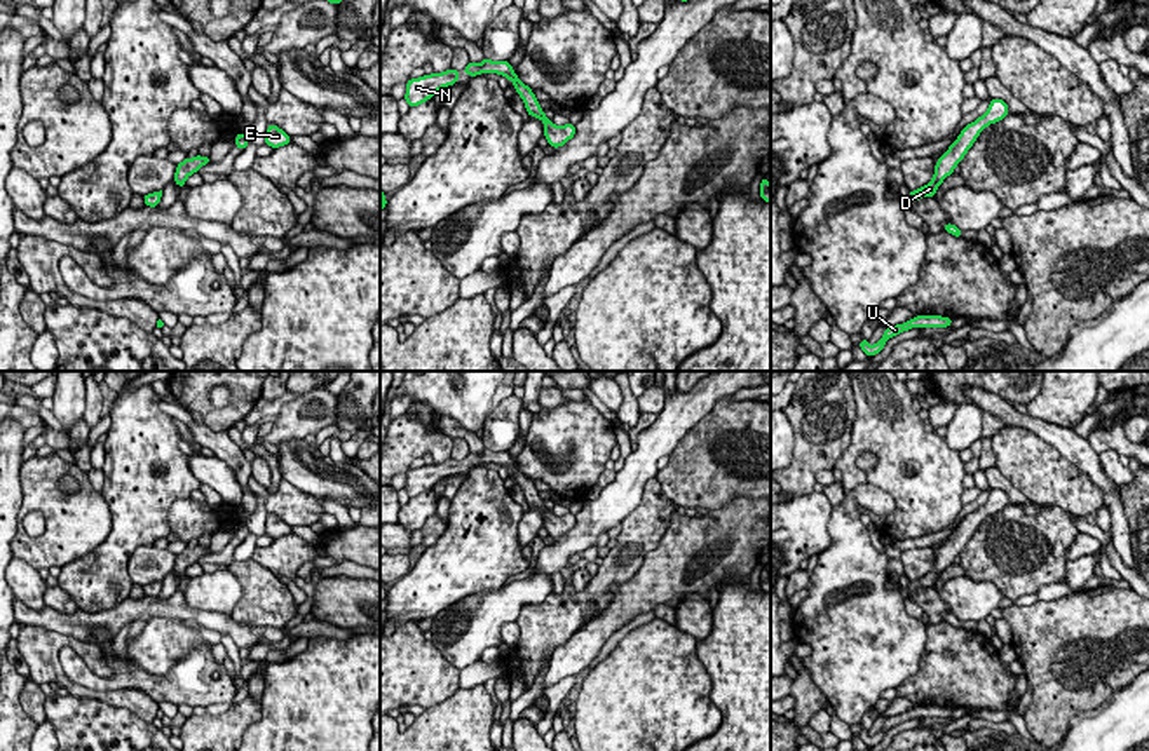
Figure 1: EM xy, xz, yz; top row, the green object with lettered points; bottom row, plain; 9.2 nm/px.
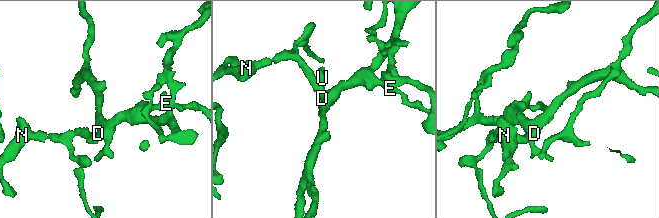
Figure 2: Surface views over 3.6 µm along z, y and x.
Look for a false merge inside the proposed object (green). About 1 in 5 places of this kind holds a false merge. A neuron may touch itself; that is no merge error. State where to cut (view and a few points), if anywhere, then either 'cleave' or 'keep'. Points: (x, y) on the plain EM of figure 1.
cut none; keep

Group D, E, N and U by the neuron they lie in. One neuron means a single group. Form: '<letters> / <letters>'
D E N U

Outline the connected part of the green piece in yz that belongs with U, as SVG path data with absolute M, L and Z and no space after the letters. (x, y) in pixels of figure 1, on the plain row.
M915 706L912 711L907 711L903 714L896 714L896 716L889 716L886 718L882 728L874 735L870 737L868 735L868 730L863 727L863 730L860 732L860 739L868 746L877 746L886 732L903 721L908 721L912 718L948 718L952 716L952 707L942 707L942 706Z

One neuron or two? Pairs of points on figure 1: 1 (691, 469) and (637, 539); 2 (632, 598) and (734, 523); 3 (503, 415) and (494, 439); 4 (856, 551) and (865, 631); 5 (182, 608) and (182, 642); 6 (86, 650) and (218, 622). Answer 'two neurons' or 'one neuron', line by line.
1: two neurons
2: one neuron
3: one neuron
4: one neuron
5: two neurons
6: two neurons

